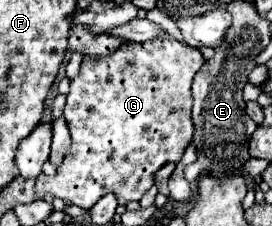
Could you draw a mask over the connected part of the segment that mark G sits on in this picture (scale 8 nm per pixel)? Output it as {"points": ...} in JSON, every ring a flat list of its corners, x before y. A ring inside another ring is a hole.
{"points":[[164,34,164,36,158,36,158,38,152,38,152,40,146,40,146,42,124,42,120,44,118,50,114,50,112,54,108,56,102,56,102,58,84,58,82,66,80,66,80,74,70,82,70,94,66,98,66,106,64,106,64,118,66,118,66,124,68,124,68,130,70,130,70,148,62,160,62,164,58,166,58,172,56,176,46,176,46,174,40,174,36,178,36,194,38,198,44,198,46,192,52,192,56,198,62,198,64,202,72,202,80,208,86,208,90,210,104,194,108,192,114,192,118,202,120,204,128,204,128,202,134,202,134,200,140,200,142,194,154,184,154,174,158,168,162,168,166,162,176,162,180,160,180,156,184,154,184,148,188,146,188,140,192,140,192,120,190,120,190,110,192,110,192,80,194,76,200,72,200,68,204,66,204,58,202,58,202,52,196,50,196,48,190,48,182,42,178,42,176,38,172,38,170,34]]}

